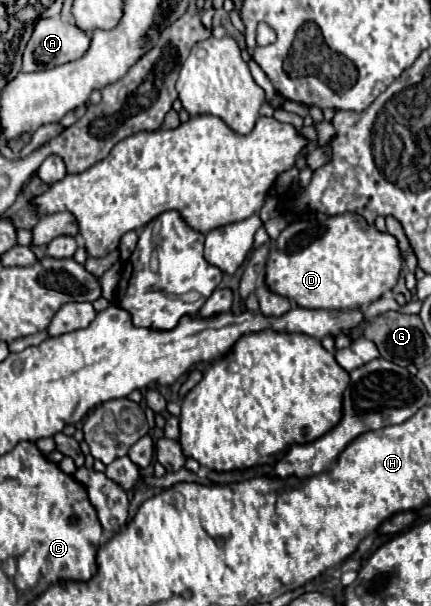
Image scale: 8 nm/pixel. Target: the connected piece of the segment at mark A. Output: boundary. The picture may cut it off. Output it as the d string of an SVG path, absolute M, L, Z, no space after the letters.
M42 18L36 22L32 38L24 50L24 72L48 70L72 62L86 54L90 38L72 22L60 18Z

